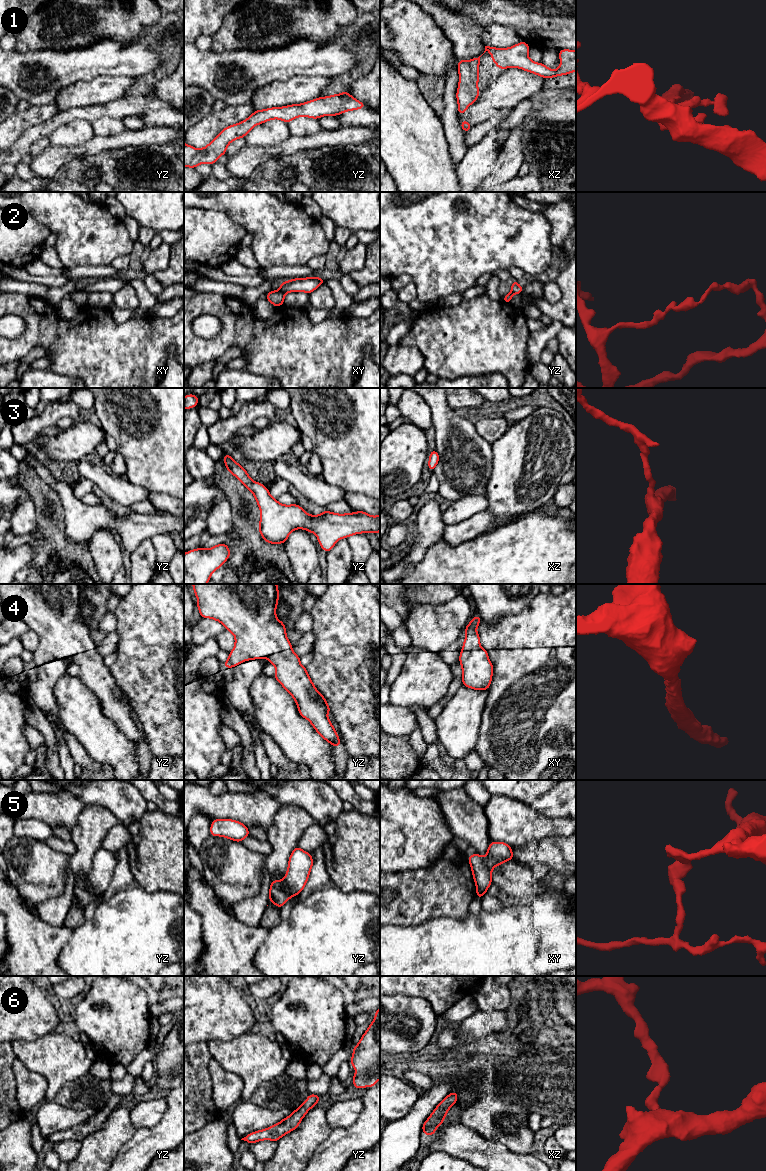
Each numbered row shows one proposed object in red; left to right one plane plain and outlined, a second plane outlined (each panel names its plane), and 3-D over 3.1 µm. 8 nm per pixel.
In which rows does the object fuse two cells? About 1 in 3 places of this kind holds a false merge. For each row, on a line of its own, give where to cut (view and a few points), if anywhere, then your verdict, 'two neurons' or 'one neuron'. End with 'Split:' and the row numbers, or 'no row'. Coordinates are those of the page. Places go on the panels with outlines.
1: cut none; one neuron
2: cut xy (278, 290), (285, 293); two neurons
3: cut none; one neuron
4: cut none; one neuron
5: cut yz (283, 879), (292, 895); two neurons
6: cut none; one neuron
Split: 2, 5

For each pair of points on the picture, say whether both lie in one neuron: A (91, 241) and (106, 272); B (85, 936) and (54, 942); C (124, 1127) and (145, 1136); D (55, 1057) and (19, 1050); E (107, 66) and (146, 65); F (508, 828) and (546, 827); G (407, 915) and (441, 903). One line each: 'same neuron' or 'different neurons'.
A: different neurons
B: different neurons
C: different neurons
D: same neuron
E: same neuron
F: same neuron
G: same neuron

